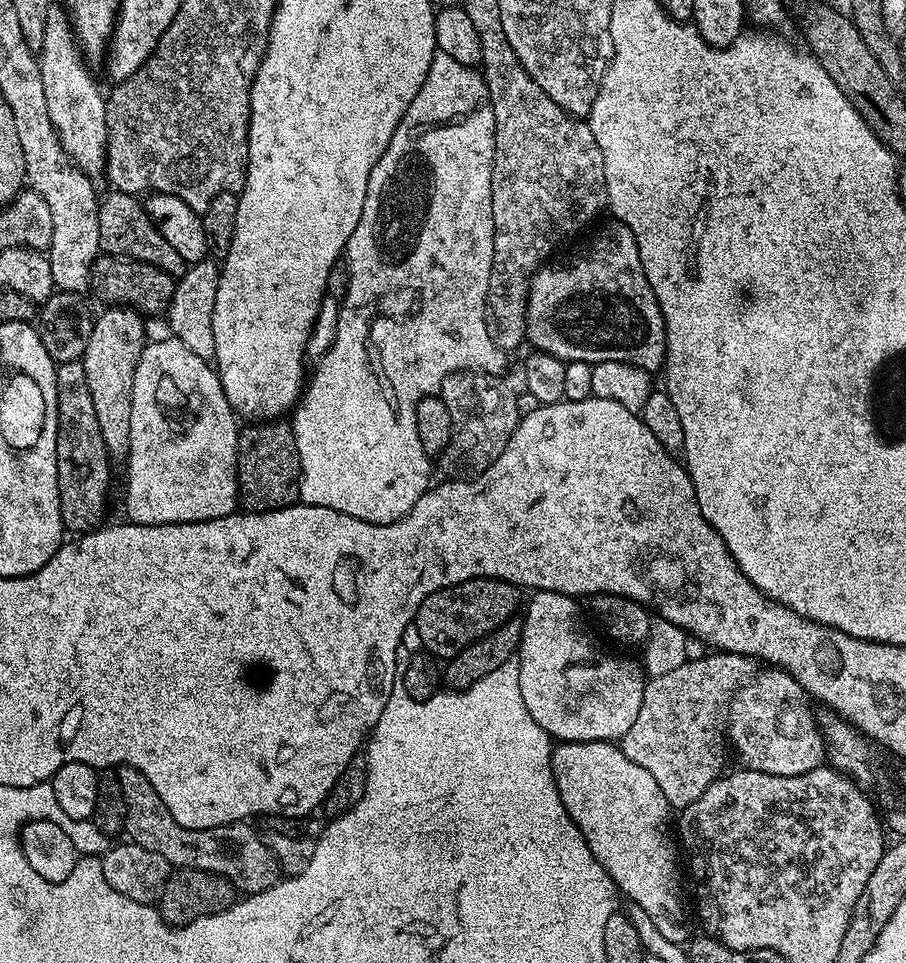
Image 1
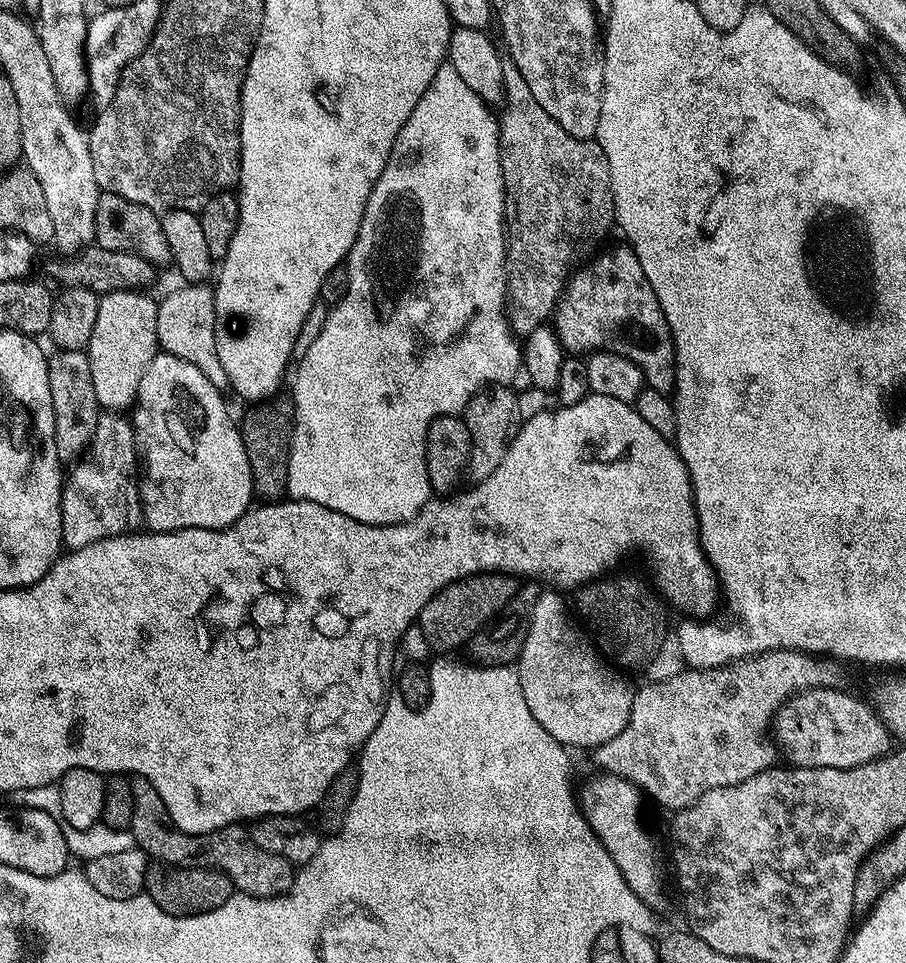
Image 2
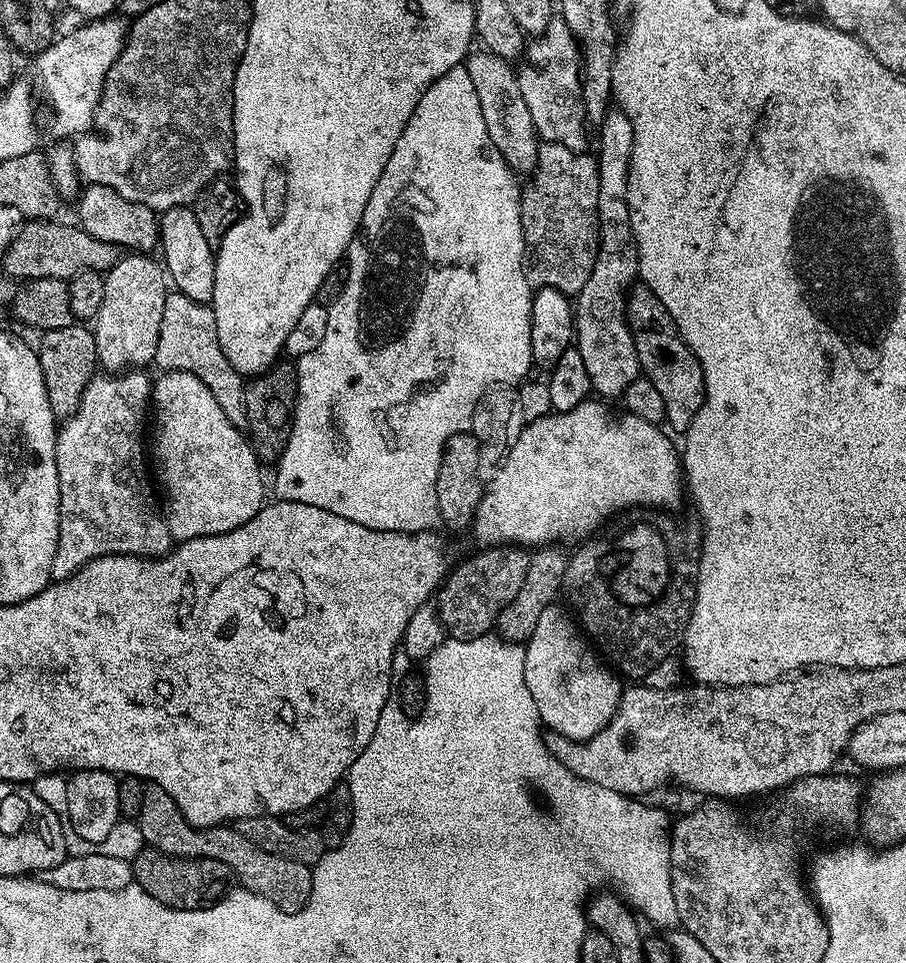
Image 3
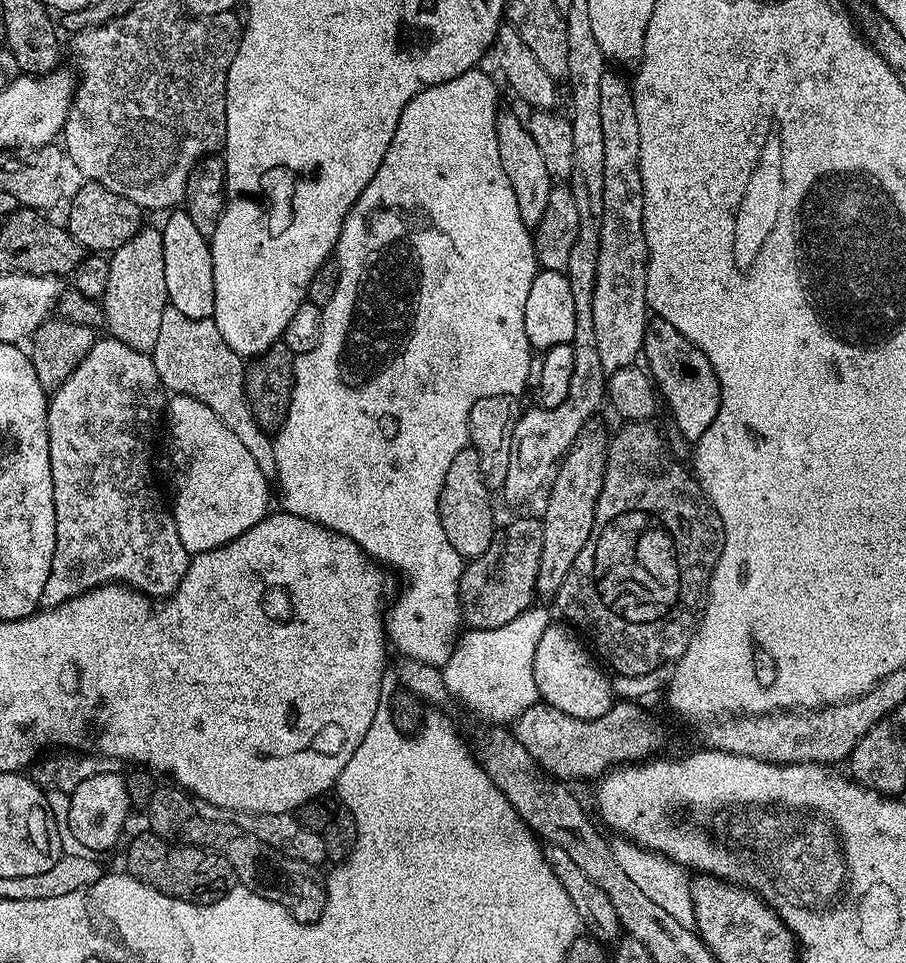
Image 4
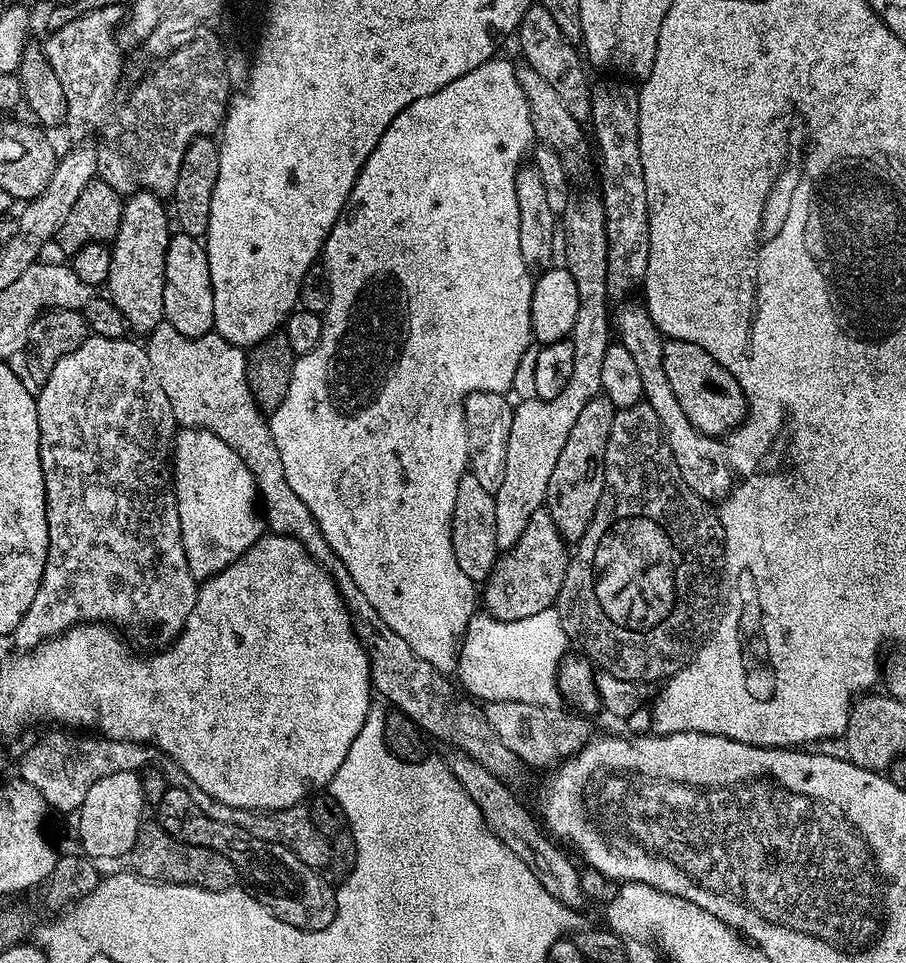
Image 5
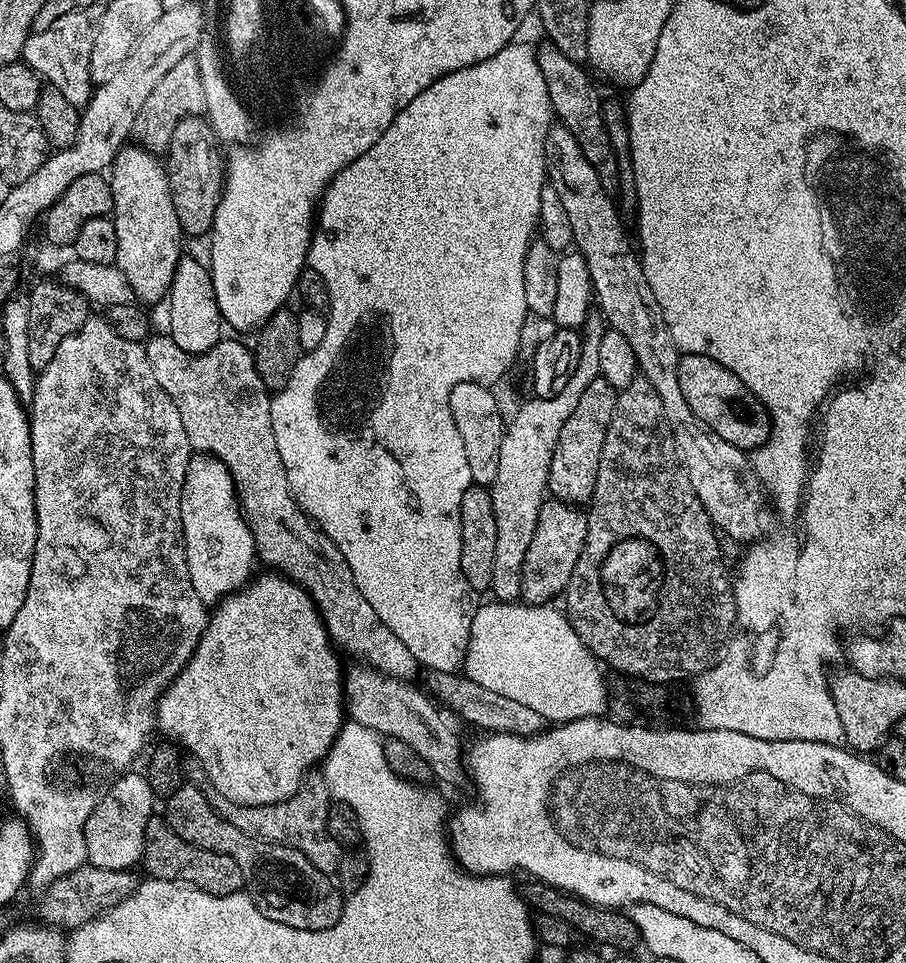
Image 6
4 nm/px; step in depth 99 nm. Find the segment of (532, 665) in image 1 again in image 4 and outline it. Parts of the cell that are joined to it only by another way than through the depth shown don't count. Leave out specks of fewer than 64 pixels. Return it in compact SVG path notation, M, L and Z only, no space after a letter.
M549 623L542 638L538 638L538 650L534 650L536 695L543 703L554 706L554 710L562 710L562 714L568 714L570 718L602 718L602 714L609 712L614 703L612 680L604 677L605 669L581 643L577 633L567 623L559 623Z

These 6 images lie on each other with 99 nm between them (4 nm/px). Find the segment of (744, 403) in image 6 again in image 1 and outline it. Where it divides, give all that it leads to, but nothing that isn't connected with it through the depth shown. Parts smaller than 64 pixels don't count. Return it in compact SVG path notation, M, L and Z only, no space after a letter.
M617 223L615 227L610 229L605 236L600 236L593 242L588 256L576 256L573 260L566 261L565 264L554 265L553 268L541 266L536 269L532 279L528 281L528 305L524 315L524 321L526 322L524 335L527 343L529 345L532 343L531 347L535 351L545 352L565 362L586 362L590 365L601 364L602 362L626 362L630 366L638 366L643 372L656 374L659 368L661 371L665 367L668 355L668 329L662 318L660 300L654 298L652 284L646 282L646 270L642 266L642 258L638 254L638 242L634 242L634 234L630 234L630 226Z

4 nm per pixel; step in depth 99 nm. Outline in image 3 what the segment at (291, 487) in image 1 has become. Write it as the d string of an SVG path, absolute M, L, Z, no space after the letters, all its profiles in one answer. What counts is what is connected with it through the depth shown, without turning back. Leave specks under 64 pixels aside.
M277 362L271 368L260 373L259 376L251 377L244 390L246 394L246 418L248 419L246 435L257 460L261 462L279 461L292 433L292 417L296 410L298 382L296 381L295 363L288 363Z

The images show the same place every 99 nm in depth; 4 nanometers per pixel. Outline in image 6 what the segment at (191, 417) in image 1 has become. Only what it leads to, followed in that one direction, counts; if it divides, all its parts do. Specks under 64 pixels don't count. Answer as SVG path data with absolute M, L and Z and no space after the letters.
M193 455L188 462L180 505L190 586L194 586L205 606L215 606L248 583L253 575L252 563L258 560L254 534L250 534L248 521L240 510L236 484L227 466L214 456Z

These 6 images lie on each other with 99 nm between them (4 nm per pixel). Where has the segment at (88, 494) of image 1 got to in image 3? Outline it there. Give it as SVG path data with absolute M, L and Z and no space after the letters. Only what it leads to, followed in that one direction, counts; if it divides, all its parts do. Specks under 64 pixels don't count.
M74 322L62 330L45 332L39 339L42 382L46 382L46 398L50 398L50 410L58 418L67 418L78 410L86 386L98 372L95 331L83 323Z

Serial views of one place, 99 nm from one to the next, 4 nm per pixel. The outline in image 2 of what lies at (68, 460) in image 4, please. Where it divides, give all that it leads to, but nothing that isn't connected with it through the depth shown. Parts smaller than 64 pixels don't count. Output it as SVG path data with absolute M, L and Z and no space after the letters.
M105 411L96 423L86 455L67 469L62 484L63 547L71 550L99 540L124 536L144 524L144 504L140 501L136 429L131 419L119 412Z

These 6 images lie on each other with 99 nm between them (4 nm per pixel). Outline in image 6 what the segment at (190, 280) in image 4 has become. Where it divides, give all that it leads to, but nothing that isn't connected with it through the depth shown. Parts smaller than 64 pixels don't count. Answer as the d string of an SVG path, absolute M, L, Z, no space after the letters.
M188 254L181 255L178 266L174 270L172 285L166 297L168 304L167 335L178 346L178 350L186 350L186 354L202 354L210 350L222 338L222 321L218 302L214 294L214 282L207 263Z

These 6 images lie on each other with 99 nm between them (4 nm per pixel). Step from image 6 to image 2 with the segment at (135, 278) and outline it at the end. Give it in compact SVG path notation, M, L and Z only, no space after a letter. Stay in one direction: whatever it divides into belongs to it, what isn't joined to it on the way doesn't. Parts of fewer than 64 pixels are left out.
M127 288L106 292L100 296L98 318L90 333L87 354L90 358L90 378L101 409L123 413L136 404L138 382L146 374L146 366L158 351L158 300L144 290Z

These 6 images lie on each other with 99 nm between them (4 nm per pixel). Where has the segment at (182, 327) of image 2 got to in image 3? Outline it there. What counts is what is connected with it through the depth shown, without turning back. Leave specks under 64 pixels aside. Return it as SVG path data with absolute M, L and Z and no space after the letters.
M172 290L166 298L166 306L162 306L162 330L158 330L158 350L155 367L164 372L189 372L197 376L203 384L218 398L218 406L235 428L247 429L246 387L245 377L240 375L234 366L222 354L218 342L218 326L216 316L211 307L194 302L194 298L186 298L186 294Z

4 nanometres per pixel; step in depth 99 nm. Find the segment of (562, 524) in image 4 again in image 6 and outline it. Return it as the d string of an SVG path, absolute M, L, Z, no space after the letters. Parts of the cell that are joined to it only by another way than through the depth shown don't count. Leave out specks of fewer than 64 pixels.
M602 379L590 382L590 386L586 386L586 394L578 398L574 414L566 418L566 426L562 426L562 434L558 434L558 446L554 446L554 458L548 471L548 490L555 499L573 506L584 506L591 501L617 395L617 389L612 388L610 382Z

